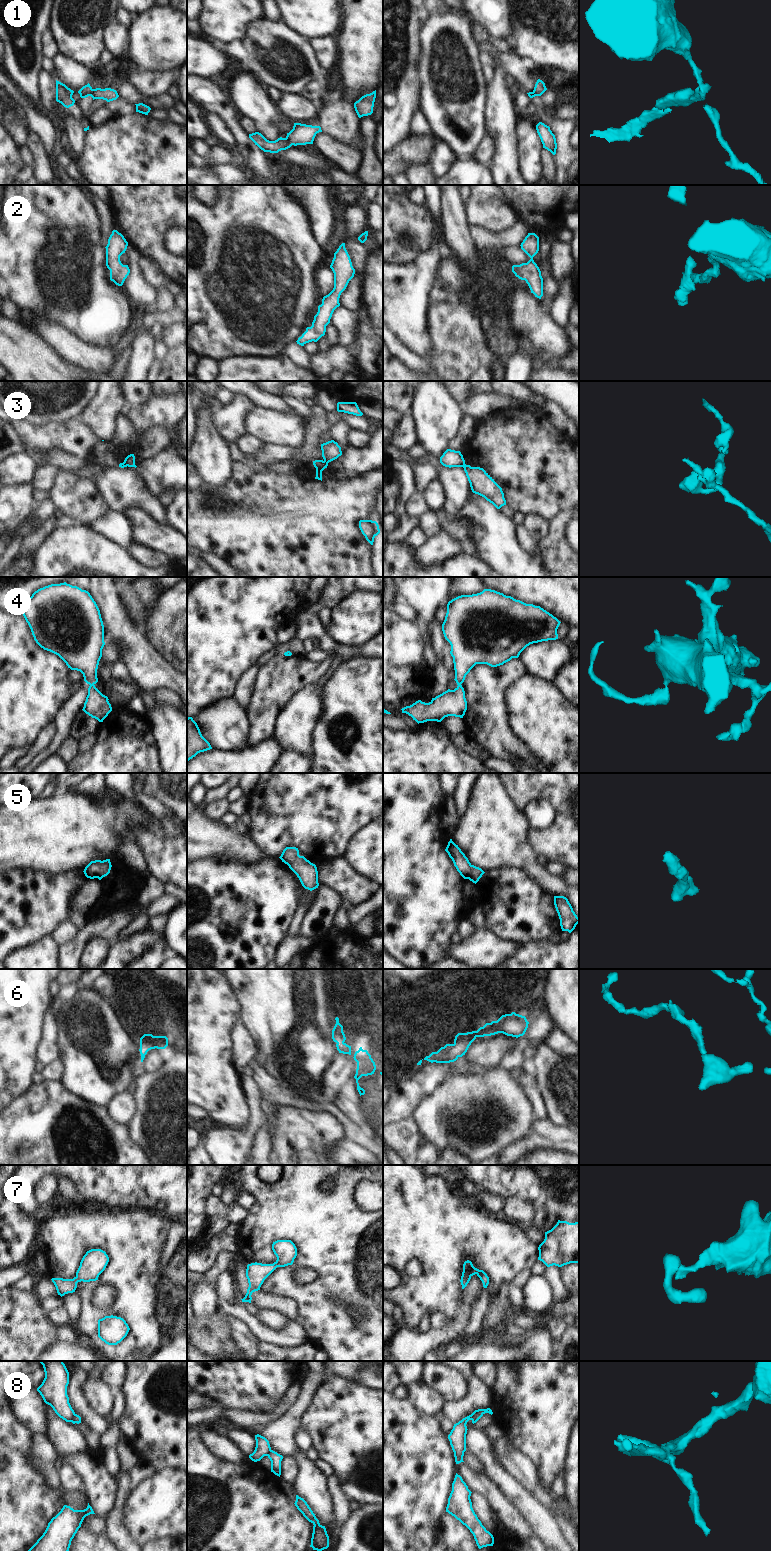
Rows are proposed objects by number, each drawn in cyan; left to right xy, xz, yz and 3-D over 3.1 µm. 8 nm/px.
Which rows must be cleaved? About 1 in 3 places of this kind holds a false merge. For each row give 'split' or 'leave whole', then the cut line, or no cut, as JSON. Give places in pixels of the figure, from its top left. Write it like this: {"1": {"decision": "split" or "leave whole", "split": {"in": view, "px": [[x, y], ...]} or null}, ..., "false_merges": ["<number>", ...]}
{"1": {"decision": "split", "split": {"in": "xz", "px": [[284, 138], [291, 145]]}}, "2": {"decision": "leave whole", "split": null}, "3": {"decision": "split", "split": {"in": "xz", "px": [[324, 460], [328, 462]]}}, "4": {"decision": "leave whole", "split": null}, "5": {"decision": "leave whole", "split": null}, "6": {"decision": "leave whole", "split": null}, "7": {"decision": "leave whole", "split": null}, "8": {"decision": "split", "split": {"in": "yz", "px": [[477, 1410], [470, 1419]]}}, "false_merges": ["1", "3", "8"]}

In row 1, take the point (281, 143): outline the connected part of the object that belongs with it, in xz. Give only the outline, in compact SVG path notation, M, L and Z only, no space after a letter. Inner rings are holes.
M259 132L249 134L249 138L264 152L278 153L292 146L285 138L280 137L275 141L269 141Z

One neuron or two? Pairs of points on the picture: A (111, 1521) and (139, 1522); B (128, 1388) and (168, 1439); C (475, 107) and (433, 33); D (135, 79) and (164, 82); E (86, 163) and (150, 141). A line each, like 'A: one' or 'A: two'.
A: two
B: one
C: one
D: one
E: one

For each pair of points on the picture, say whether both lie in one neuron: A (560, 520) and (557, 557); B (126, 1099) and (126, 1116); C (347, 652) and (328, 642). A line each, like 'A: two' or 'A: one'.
A: one
B: one
C: two

